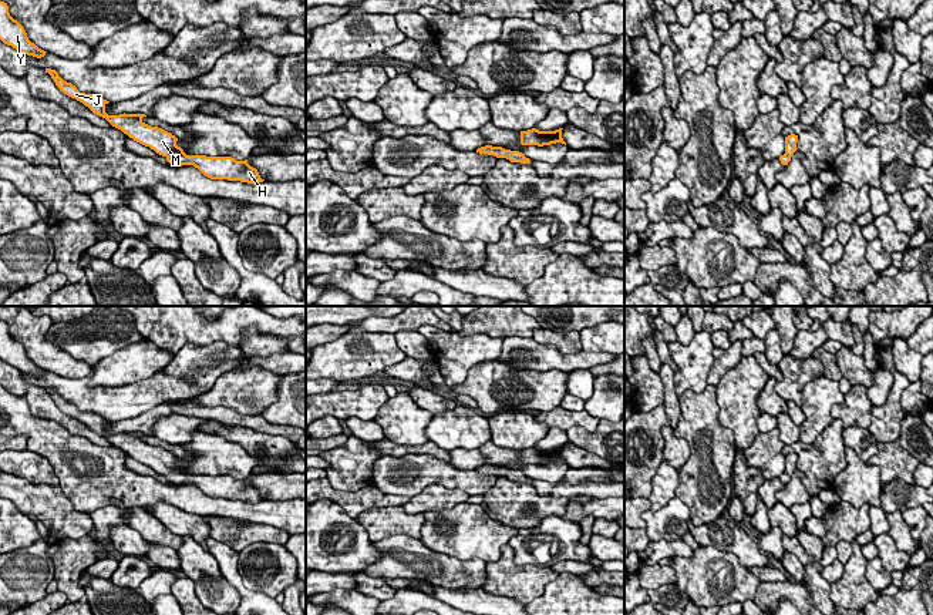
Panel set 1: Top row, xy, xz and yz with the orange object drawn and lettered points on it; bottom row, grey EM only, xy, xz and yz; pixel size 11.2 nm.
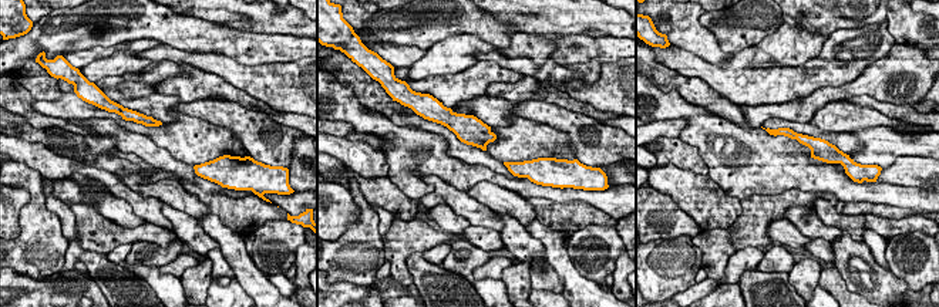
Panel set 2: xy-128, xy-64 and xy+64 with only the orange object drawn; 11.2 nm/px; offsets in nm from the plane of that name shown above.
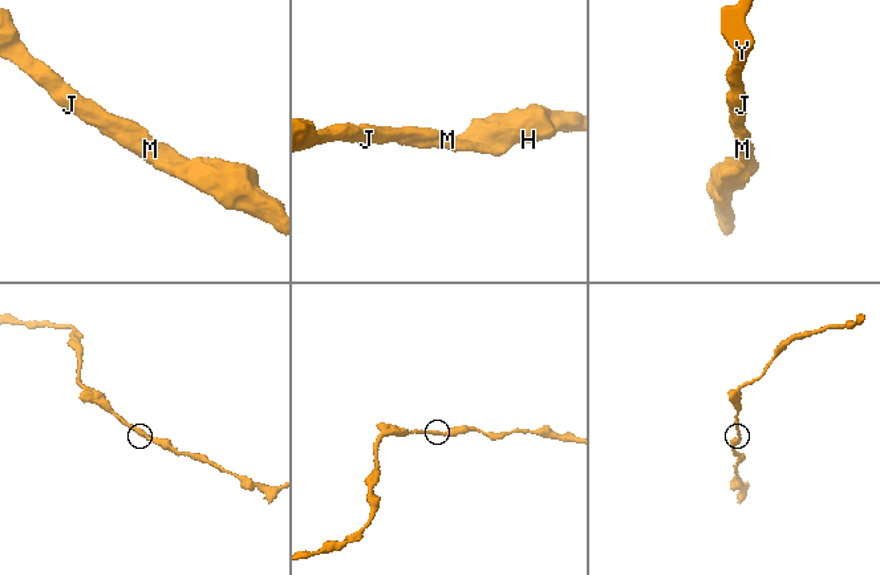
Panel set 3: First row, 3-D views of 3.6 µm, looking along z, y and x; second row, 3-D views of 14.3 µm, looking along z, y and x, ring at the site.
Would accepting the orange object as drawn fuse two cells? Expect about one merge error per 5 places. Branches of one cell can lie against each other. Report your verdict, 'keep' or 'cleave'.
keep

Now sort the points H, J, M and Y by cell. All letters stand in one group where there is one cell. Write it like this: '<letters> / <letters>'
H J M Y

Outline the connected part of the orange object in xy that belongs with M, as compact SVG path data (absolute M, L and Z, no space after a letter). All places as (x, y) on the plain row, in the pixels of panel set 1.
M46 387L55 404L68 416L75 417L88 426L94 433L105 437L112 446L121 448L134 460L149 466L156 473L166 477L172 484L193 484L205 495L210 498L240 500L247 503L259 503L260 497L256 487L245 480L236 480L232 475L206 475L206 474L186 474L181 466L176 464L178 457L171 451L151 446L142 440L145 433L119 433L108 434L105 424L110 421L98 413L80 411L75 404L64 400L55 389Z

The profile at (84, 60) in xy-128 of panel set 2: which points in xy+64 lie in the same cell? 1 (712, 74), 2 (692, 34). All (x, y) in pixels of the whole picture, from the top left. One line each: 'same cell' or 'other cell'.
1: other cell
2: same cell

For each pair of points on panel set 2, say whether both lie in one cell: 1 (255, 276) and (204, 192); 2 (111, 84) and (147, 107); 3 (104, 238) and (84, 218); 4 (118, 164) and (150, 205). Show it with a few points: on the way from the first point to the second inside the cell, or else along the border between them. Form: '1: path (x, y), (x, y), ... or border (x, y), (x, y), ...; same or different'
1: border (212, 212), (226, 226), (243, 233); different
2: path (115, 94), (128, 104), (137, 104); same
3: path (100, 233), (88, 222); same
4: border (80, 165), (94, 165), (113, 174); different

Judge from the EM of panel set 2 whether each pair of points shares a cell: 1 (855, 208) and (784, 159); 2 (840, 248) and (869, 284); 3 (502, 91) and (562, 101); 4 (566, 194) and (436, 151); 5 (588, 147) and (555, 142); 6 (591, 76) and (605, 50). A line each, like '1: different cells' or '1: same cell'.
1: different cells
2: same cell
3: same cell
4: same cell
5: different cells
6: different cells

